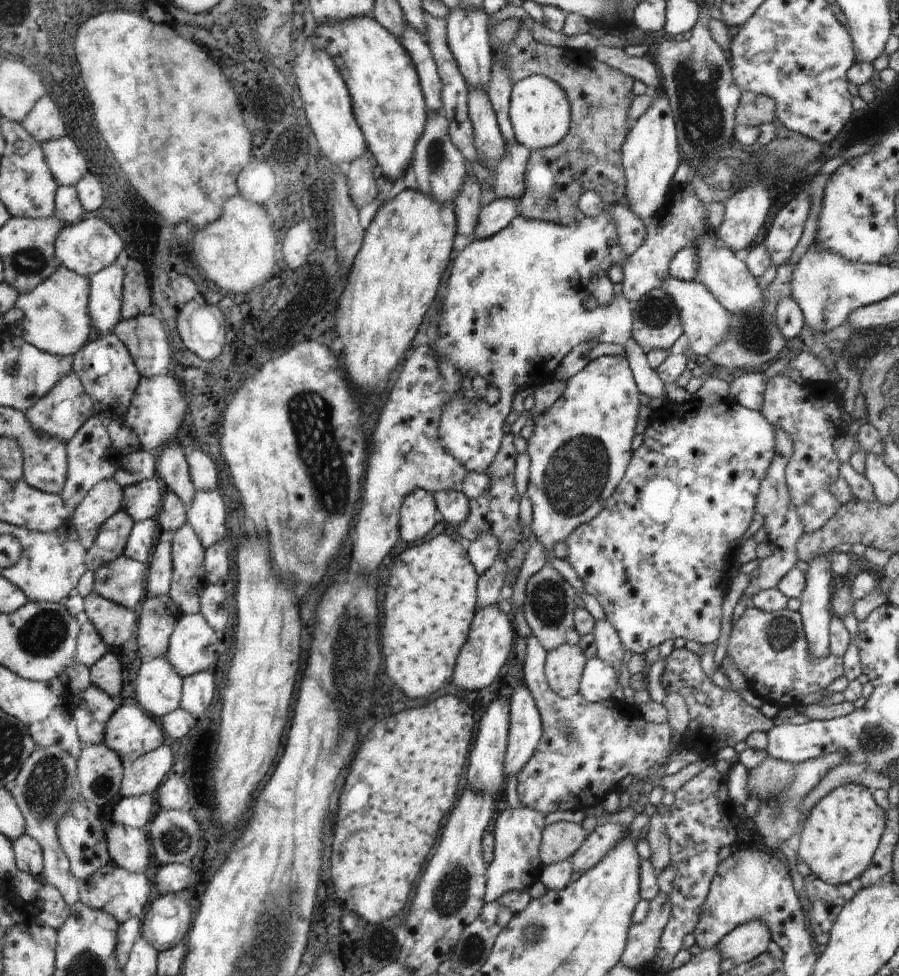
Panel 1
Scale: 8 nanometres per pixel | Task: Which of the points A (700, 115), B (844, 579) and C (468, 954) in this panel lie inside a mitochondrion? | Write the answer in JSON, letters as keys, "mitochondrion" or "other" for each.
{"A":"mitochondrion","B":"other","C":"mitochondrion"}

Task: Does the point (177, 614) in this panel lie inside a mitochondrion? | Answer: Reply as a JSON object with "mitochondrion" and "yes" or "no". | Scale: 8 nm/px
{"mitochondrion":"no"}

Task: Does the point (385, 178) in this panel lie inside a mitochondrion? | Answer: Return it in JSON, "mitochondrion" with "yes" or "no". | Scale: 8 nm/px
{"mitochondrion":"no"}

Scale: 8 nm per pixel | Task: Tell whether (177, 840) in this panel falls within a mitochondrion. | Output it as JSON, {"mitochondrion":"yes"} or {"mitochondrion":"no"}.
{"mitochondrion":"yes"}

